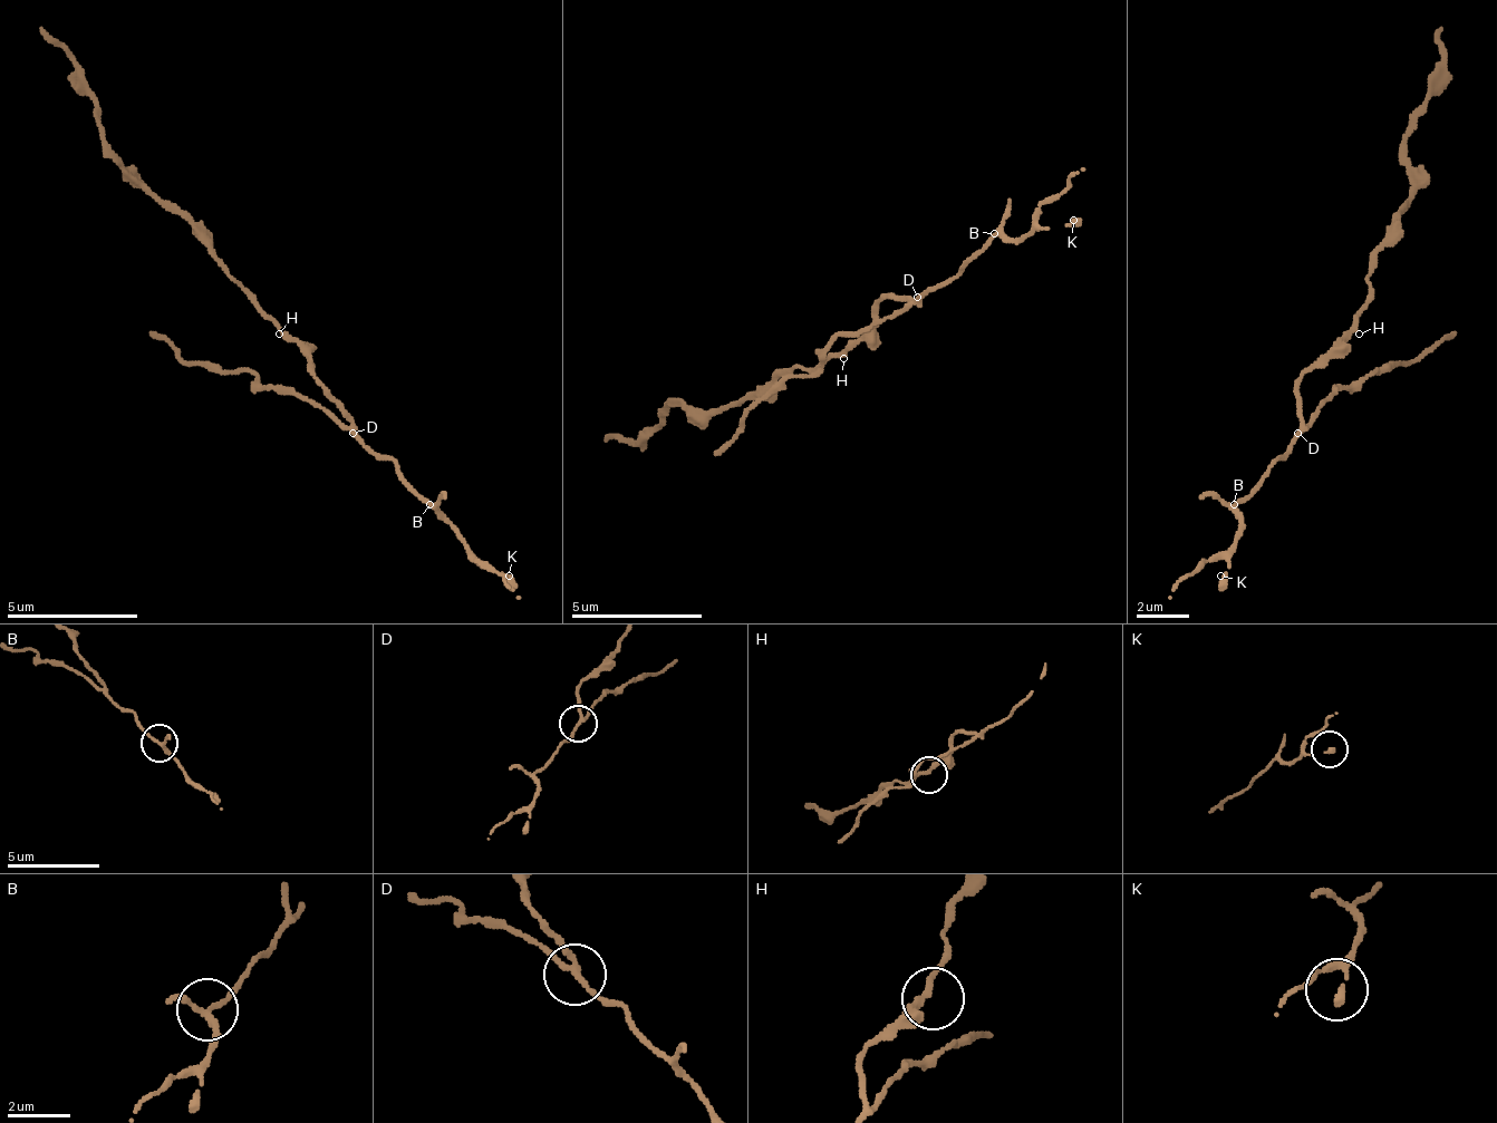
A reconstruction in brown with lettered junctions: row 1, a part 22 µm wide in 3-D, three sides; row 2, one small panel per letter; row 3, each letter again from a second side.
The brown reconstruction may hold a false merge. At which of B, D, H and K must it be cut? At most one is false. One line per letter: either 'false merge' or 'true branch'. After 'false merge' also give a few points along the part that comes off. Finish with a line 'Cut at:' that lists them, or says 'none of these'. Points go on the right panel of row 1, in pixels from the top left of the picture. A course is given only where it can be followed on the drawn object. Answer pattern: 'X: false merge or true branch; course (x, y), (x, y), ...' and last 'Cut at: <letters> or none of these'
B: true branch
D: false merge; course (1300, 432), (1339, 386), (1371, 373), (1411, 366), (1457, 334)
H: true branch
K: true branch
Cut at: D

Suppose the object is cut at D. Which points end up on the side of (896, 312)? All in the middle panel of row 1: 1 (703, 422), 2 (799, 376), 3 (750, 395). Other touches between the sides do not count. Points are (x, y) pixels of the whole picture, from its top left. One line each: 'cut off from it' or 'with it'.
1: cut off from it
2: with it
3: cut off from it

